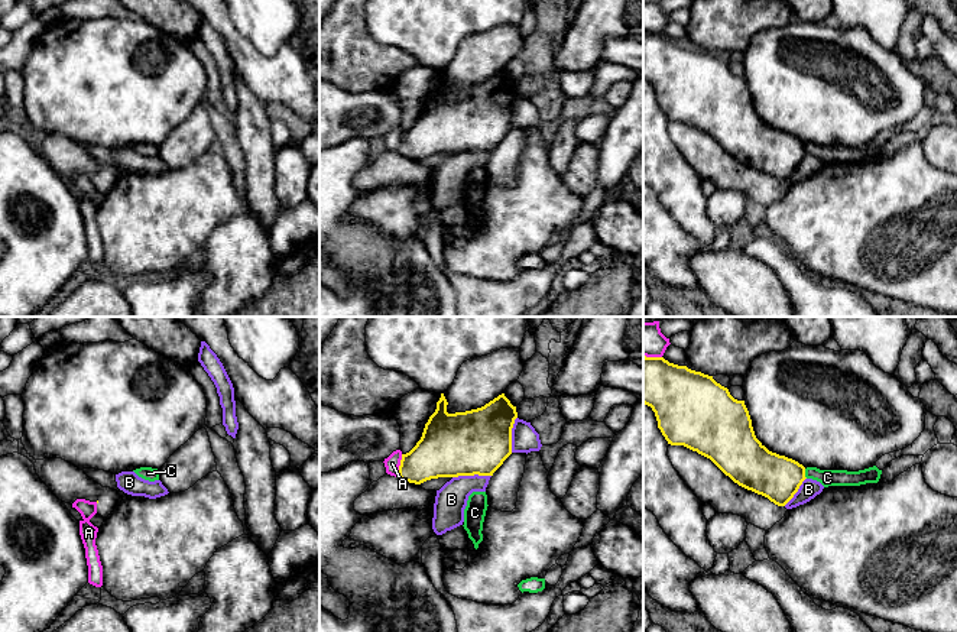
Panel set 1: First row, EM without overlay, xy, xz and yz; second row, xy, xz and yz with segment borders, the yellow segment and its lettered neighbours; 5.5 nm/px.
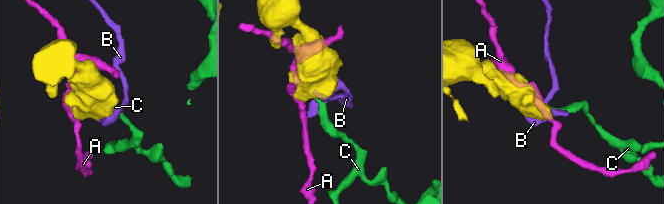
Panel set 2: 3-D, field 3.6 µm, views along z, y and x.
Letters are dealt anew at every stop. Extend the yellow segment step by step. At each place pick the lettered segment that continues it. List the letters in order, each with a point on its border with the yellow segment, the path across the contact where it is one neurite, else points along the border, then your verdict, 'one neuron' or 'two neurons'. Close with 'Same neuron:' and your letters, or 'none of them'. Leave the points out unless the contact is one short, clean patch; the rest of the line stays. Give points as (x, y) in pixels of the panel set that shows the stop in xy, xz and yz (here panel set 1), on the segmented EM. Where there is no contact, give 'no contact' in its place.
A: contact xz (399, 466); two neurons
B: contact xz (471, 475); two neurons
C: contact yz (804, 473); border yz (804, 469), (807, 477); two neurons
Same neuron: none of them

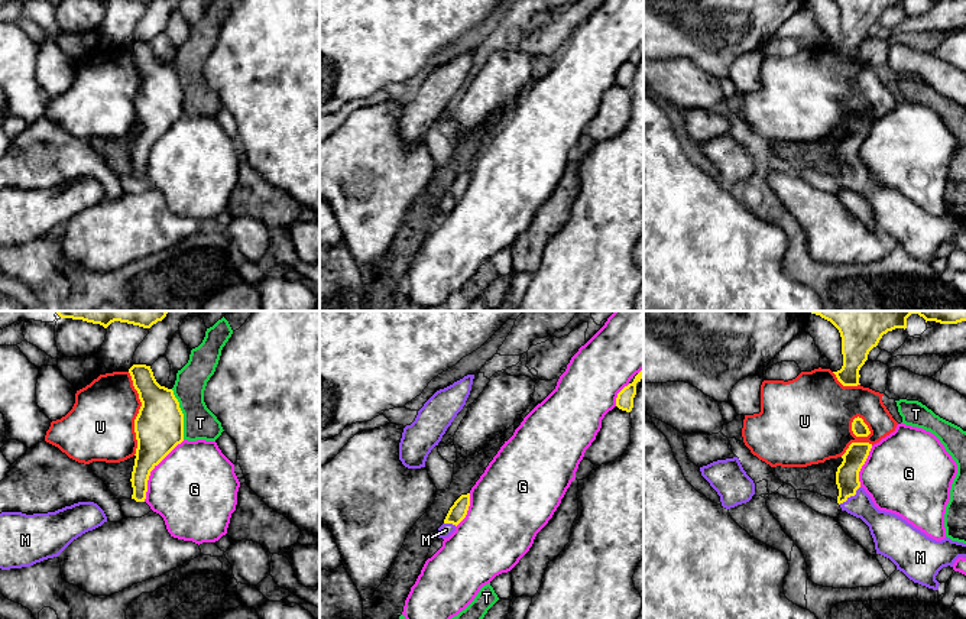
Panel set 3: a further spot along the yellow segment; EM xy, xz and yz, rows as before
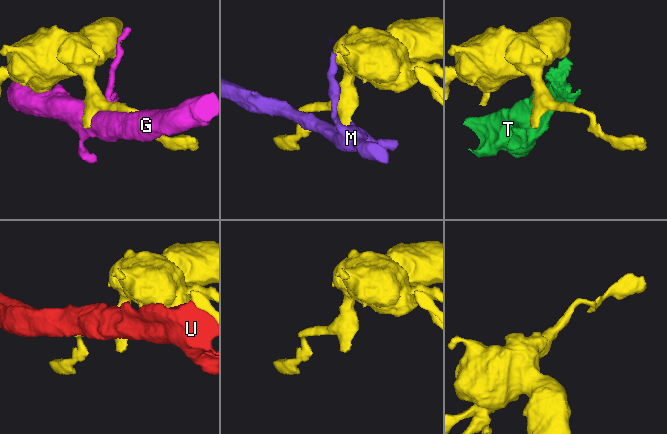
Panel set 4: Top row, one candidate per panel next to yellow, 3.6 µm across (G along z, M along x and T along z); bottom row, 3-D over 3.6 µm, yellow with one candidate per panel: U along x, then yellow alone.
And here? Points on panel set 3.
G: contact xy (152, 469); two neurons
M: contact yz (851, 495); way yz (848, 482), (851, 495), (884, 525); one neuron
T: contact xy (182, 414); two neurons
U: contact xy (138, 414); two neurons
Same neuron: M

